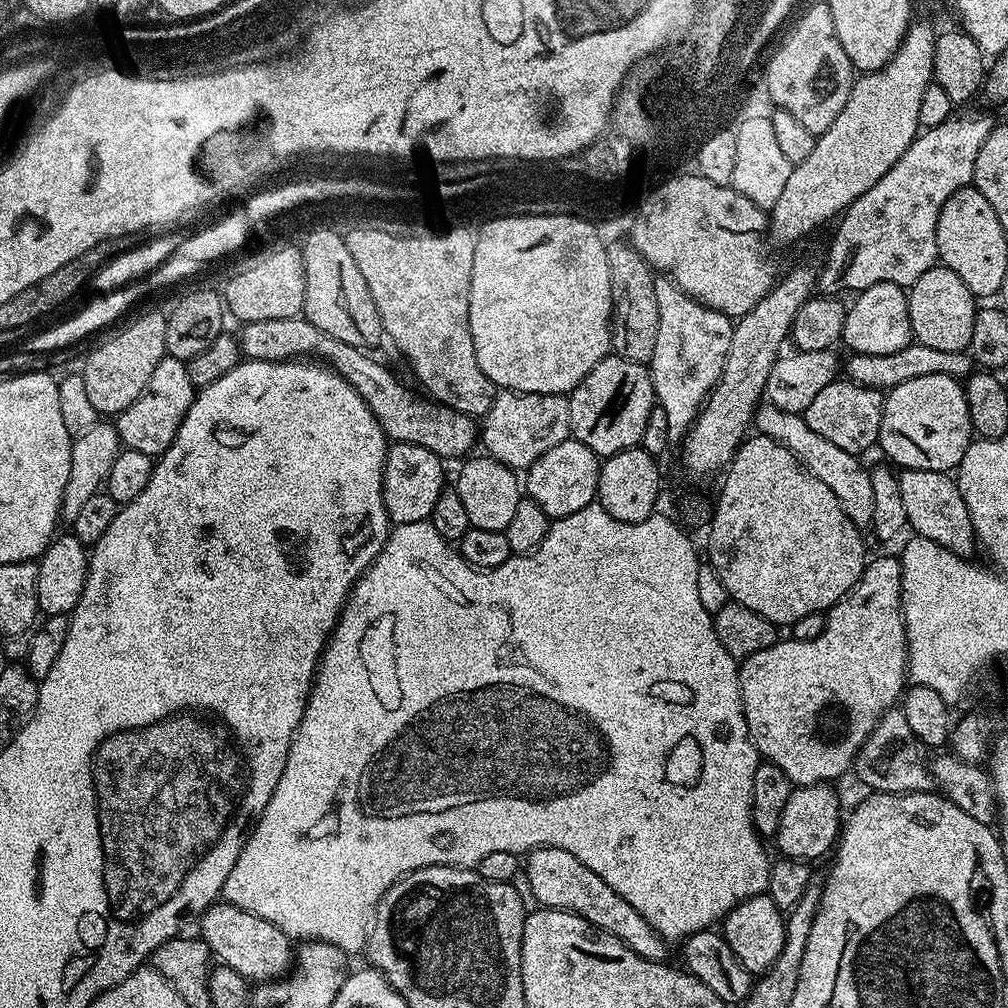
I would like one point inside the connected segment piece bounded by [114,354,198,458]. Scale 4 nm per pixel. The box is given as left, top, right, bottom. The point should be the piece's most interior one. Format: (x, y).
(150, 424)

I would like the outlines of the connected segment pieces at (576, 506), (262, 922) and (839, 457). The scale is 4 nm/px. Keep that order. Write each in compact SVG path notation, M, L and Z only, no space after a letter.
M574 438L558 442L558 446L550 446L550 450L542 454L542 458L538 458L527 468L527 499L538 502L538 506L542 506L544 513L552 520L561 520L564 516L574 514L596 500L601 463L601 457L590 450L590 446Z
M217 902L209 906L203 916L199 917L199 924L199 939L206 942L213 957L219 963L238 970L238 974L242 974L249 982L275 980L285 975L293 963L293 941L265 916L256 916L227 902Z
M767 402L757 407L754 428L759 435L769 436L774 442L786 446L798 458L800 465L814 474L814 478L826 482L857 528L864 530L871 525L874 518L874 489L870 486L869 469L860 465L861 457L857 453L842 450L834 446L834 442L822 438L822 434L814 434L814 430L806 426L803 415L778 410L778 406Z

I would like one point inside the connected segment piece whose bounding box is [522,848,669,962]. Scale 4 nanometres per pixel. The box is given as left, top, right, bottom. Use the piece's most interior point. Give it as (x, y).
(558, 880)

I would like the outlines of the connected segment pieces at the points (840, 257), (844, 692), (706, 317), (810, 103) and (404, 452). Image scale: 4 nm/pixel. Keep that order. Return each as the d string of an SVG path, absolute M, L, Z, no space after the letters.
M964 112L949 116L946 122L942 122L936 128L925 128L917 135L914 143L906 150L906 154L902 154L902 158L898 158L898 162L894 162L894 166L890 166L890 170L886 170L886 174L882 174L882 178L878 178L878 182L874 182L874 186L870 186L870 190L866 190L866 194L862 194L856 199L850 207L844 209L839 217L838 223L835 225L836 233L832 236L832 241L828 244L828 257L824 260L824 268L818 272L818 288L824 294L839 293L840 279L852 280L852 284L856 290L863 289L866 282L877 284L878 282L894 282L902 289L909 289L914 282L918 282L918 278L922 278L922 274L926 274L926 270L937 267L938 257L936 255L936 231L938 230L938 214L942 214L942 206L946 206L946 198L950 198L950 194L954 194L959 188L967 188L973 183L972 175L974 174L974 166L978 162L978 150L982 150L982 142L986 142L986 138L992 133L994 120L991 120L984 112Z
M895 555L892 556L880 556L877 560L869 559L864 565L864 573L858 578L858 582L848 593L835 604L833 608L828 609L824 618L824 629L822 634L818 634L818 638L810 638L809 640L793 640L791 638L780 638L774 646L770 646L766 650L758 650L758 654L750 654L745 660L739 661L738 671L740 674L740 697L742 698L742 706L744 707L744 717L746 718L746 726L748 727L748 733L752 739L752 744L756 747L757 753L767 763L778 766L778 770L783 770L786 774L786 778L790 778L793 785L799 786L802 784L827 784L829 782L836 782L836 779L843 774L844 771L851 769L856 762L856 755L860 753L860 747L863 746L868 739L870 739L873 730L876 728L876 723L883 718L891 710L891 708L897 707L898 701L901 699L902 693L906 688L906 673L908 670L908 639L906 638L906 630L904 629L904 609L900 603L900 591L902 590L902 570L900 569L899 559Z
M656 276L654 294L658 294L658 339L654 341L654 354L650 361L652 389L656 404L666 410L668 439L683 441L696 415L720 375L730 350L733 321L726 314L698 303L669 277Z
M827 3L810 5L788 30L771 49L762 80L771 83L772 94L778 101L776 108L794 114L806 130L818 137L830 130L830 122L842 114L842 106L846 106L846 98L850 98L854 69L846 50L842 50L842 42L838 42Z
M397 441L385 451L383 502L393 525L427 521L431 517L434 504L446 486L442 464L441 457L414 443Z

